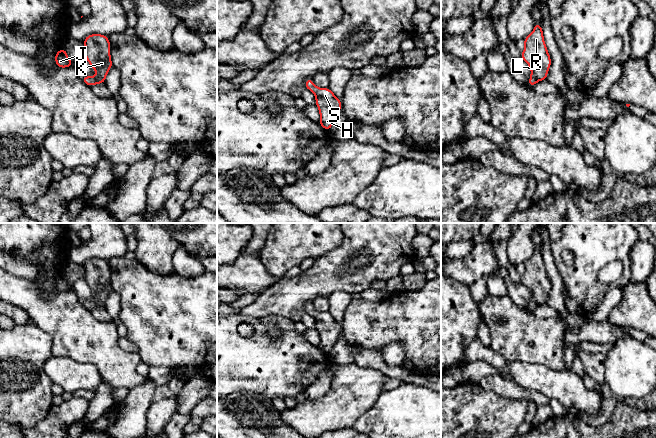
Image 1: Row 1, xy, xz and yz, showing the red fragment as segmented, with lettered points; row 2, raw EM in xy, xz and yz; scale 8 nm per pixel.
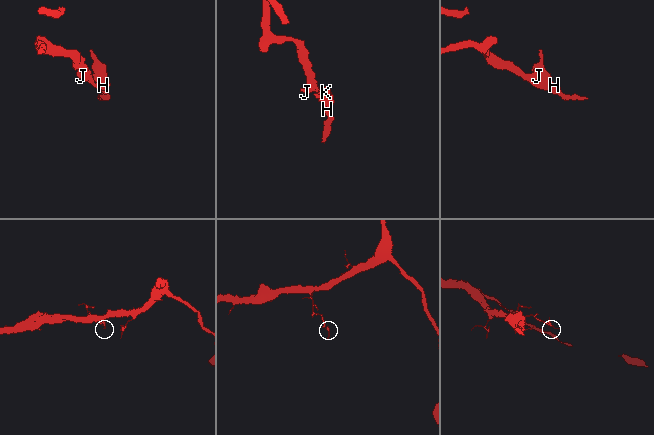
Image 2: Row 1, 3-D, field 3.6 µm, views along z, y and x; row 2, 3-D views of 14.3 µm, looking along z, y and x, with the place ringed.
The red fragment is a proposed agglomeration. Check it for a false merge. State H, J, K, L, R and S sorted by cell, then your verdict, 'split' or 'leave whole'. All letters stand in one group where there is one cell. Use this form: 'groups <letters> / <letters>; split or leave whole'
groups H J K L R S; leave whole

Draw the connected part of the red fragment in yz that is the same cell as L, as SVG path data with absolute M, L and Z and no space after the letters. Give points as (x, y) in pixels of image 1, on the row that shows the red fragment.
M538 22L535 23L533 32L523 40L525 49L521 53L521 59L531 67L528 84L533 87L538 81L547 80L551 58L544 42L542 27Z

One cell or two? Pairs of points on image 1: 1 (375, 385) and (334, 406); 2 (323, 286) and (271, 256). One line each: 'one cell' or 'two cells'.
1: one cell
2: two cells

